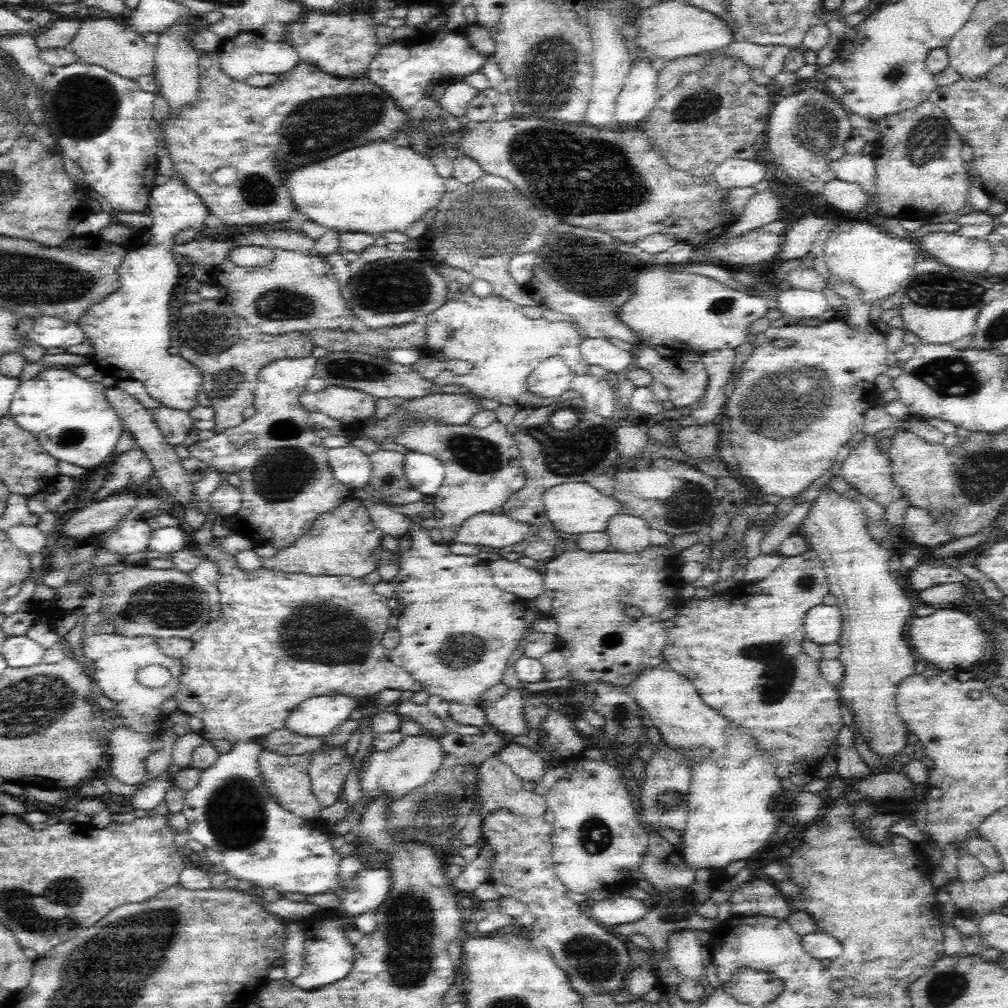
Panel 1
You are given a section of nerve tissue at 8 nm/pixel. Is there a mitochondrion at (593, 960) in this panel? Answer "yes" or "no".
yes

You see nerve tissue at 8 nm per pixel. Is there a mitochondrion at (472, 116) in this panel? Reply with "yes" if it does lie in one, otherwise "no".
no

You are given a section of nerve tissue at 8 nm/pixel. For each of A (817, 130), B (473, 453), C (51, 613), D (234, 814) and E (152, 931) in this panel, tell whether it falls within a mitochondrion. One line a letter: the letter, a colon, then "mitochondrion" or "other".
A: mitochondrion
B: mitochondrion
C: other
D: mitochondrion
E: mitochondrion

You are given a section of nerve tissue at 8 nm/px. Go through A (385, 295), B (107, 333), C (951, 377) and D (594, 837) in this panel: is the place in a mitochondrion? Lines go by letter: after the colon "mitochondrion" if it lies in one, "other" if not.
A: mitochondrion
B: other
C: mitochondrion
D: mitochondrion

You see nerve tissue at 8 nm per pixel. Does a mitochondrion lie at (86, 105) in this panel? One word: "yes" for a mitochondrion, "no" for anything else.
yes

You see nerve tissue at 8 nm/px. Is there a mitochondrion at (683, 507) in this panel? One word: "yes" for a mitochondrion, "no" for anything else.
yes

